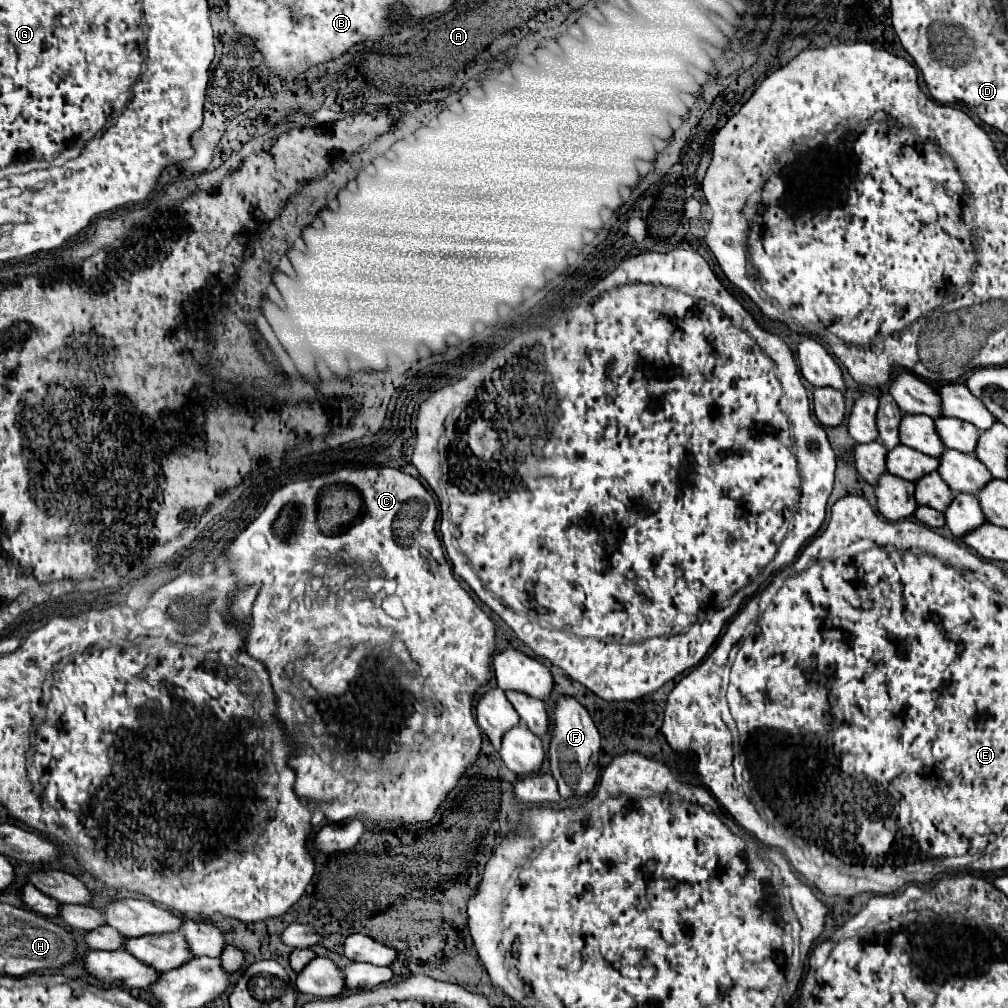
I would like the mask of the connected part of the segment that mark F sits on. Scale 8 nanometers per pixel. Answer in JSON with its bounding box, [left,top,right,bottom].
[548,697,600,799]

